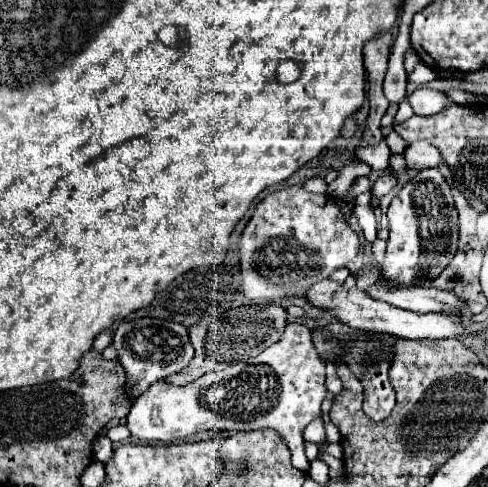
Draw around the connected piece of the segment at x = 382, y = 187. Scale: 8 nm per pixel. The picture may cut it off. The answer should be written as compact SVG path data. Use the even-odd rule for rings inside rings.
M384 174L384 176L380 176L380 178L374 182L374 186L372 186L372 196L374 196L374 198L380 198L380 196L388 194L394 186L396 186L396 176Z

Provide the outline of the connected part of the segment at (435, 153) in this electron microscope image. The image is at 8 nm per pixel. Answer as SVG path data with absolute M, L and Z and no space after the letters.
M424 140L408 146L404 152L404 158L406 158L410 170L424 170L424 168L434 168L434 166L442 164L440 150Z

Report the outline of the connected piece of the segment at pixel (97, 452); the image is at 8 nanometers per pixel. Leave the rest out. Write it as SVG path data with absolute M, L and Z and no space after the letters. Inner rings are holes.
M99 435L94 442L94 456L100 462L106 462L112 456L112 442L106 435Z

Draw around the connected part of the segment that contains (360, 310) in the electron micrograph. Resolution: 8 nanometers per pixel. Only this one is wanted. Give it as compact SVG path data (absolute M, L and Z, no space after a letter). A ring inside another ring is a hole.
M322 280L310 286L306 290L306 300L314 308L328 310L338 322L348 324L356 330L374 330L374 332L384 332L392 334L398 338L408 338L408 340L436 340L436 338L458 338L460 336L460 316L446 316L446 314L414 314L410 310L402 310L396 306L390 306L386 302L378 302L374 298L368 298L368 294L362 288L346 288L338 282L332 280Z

